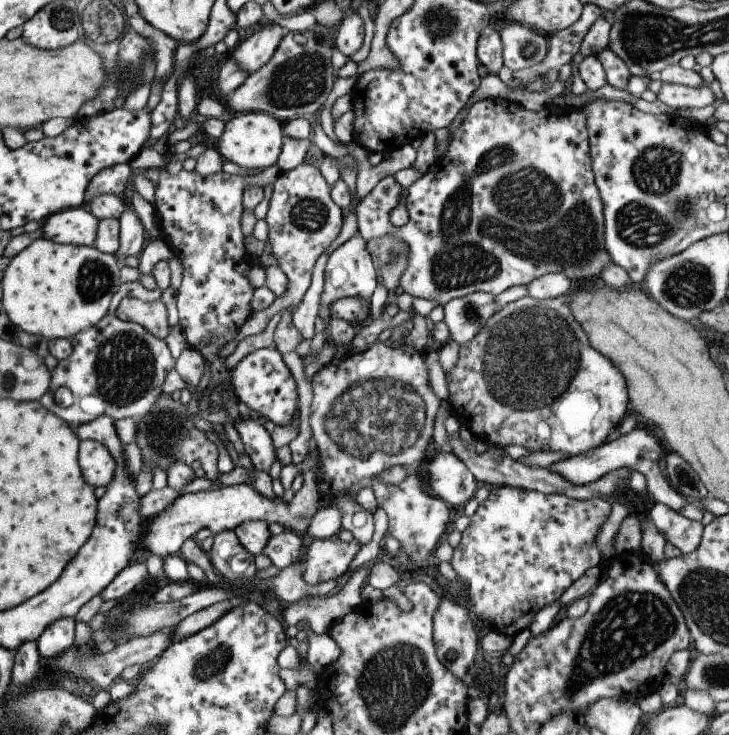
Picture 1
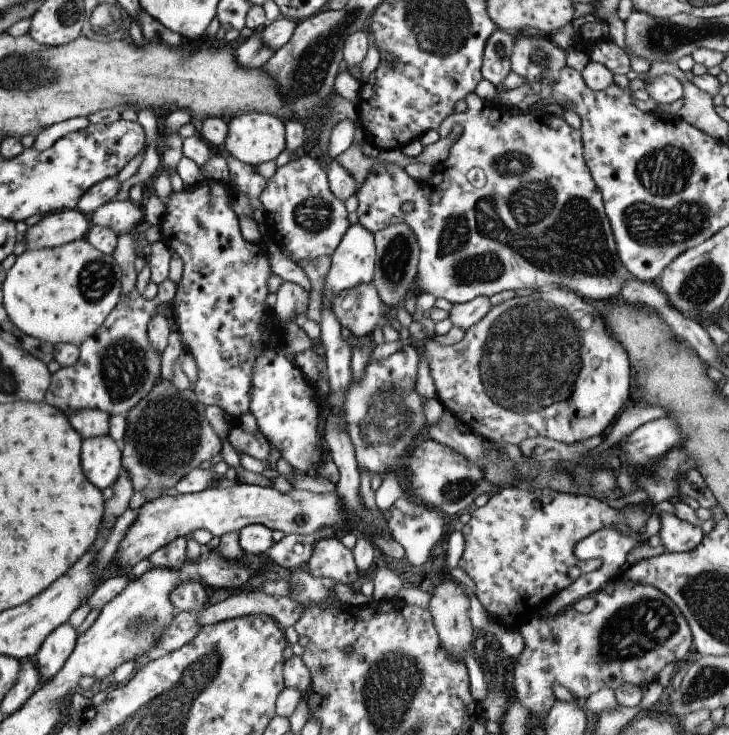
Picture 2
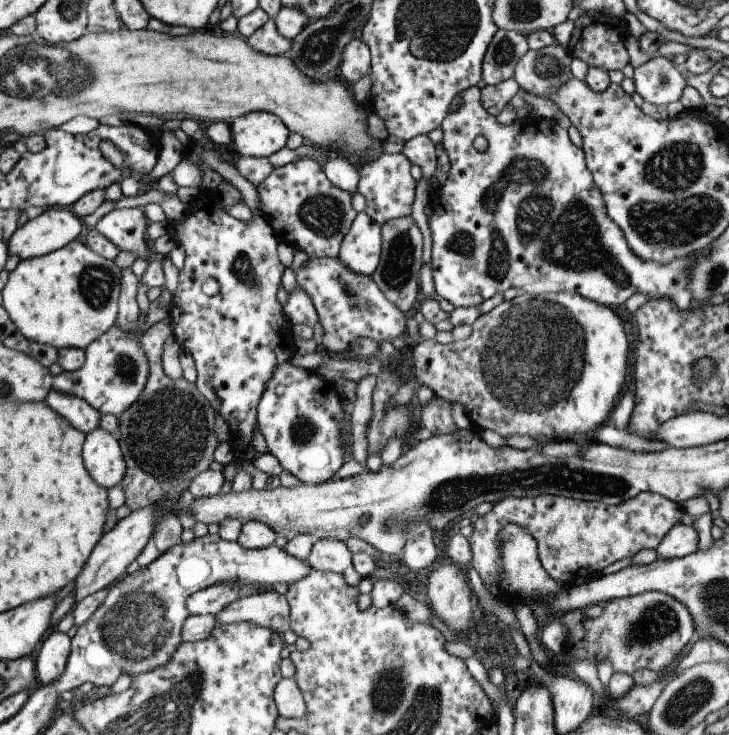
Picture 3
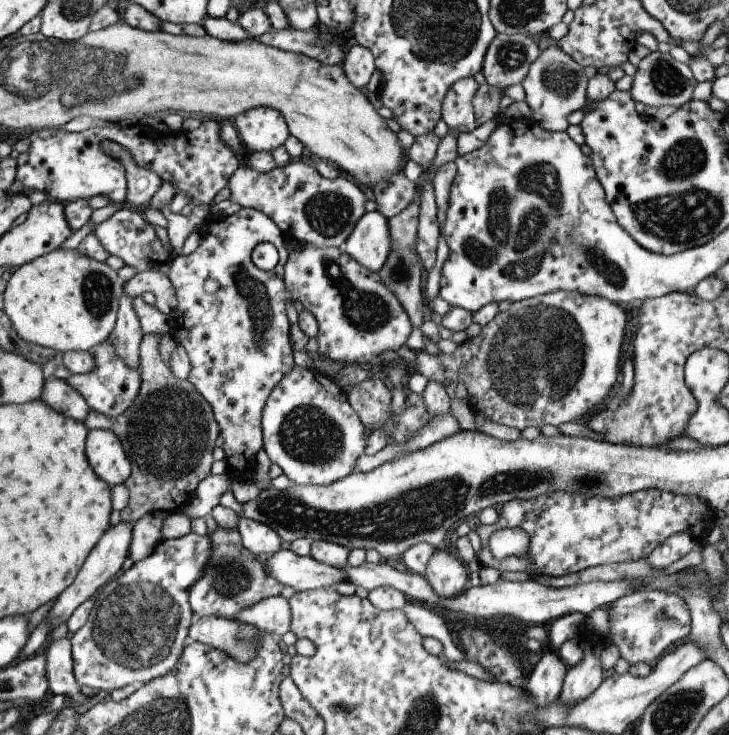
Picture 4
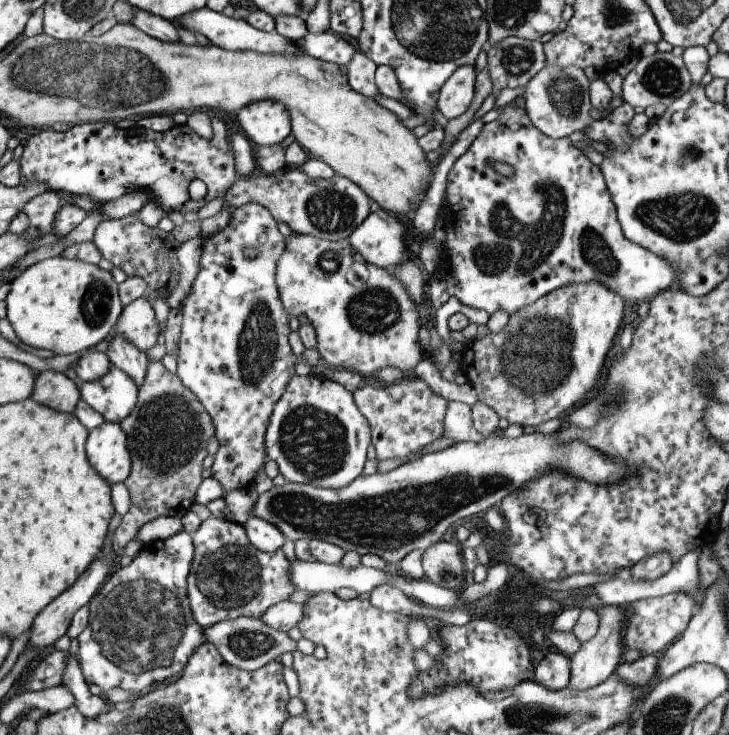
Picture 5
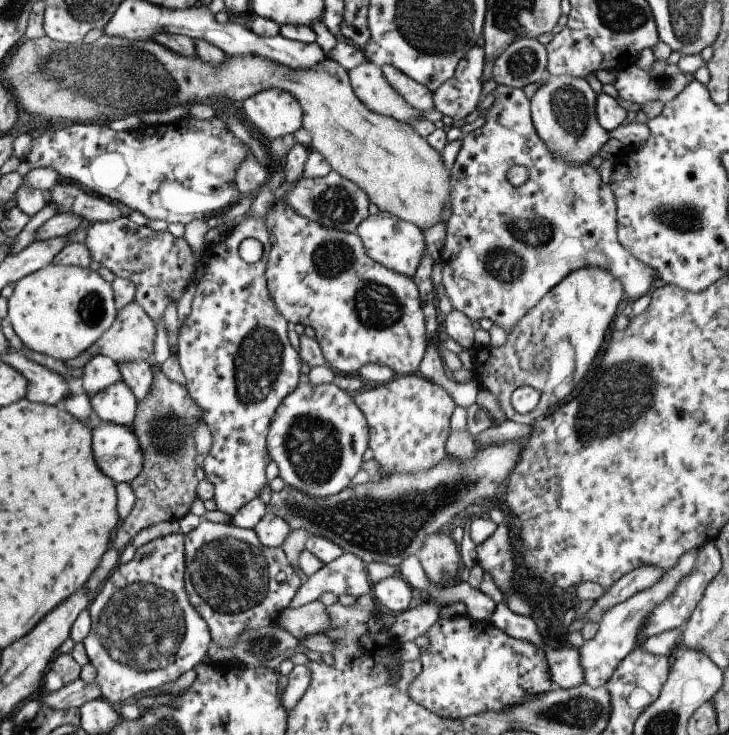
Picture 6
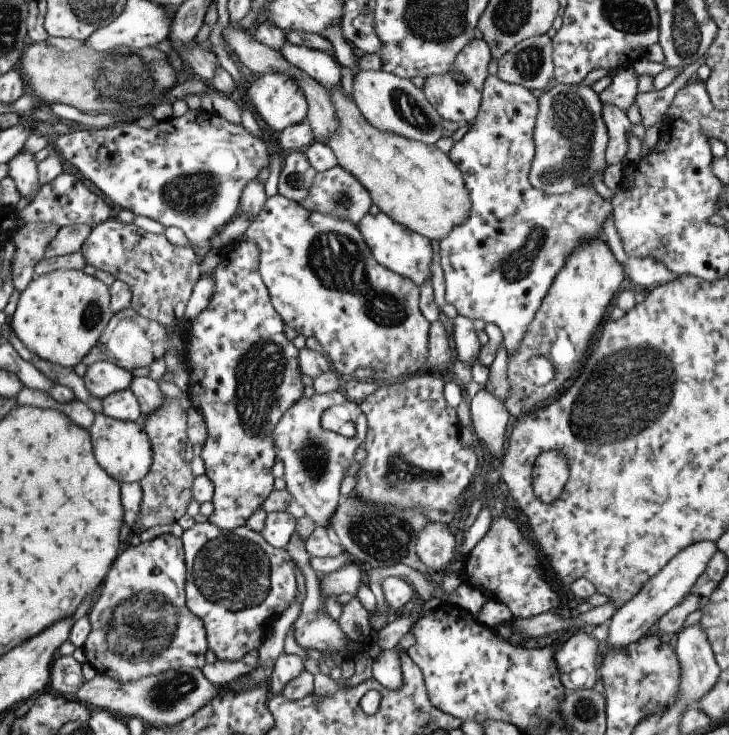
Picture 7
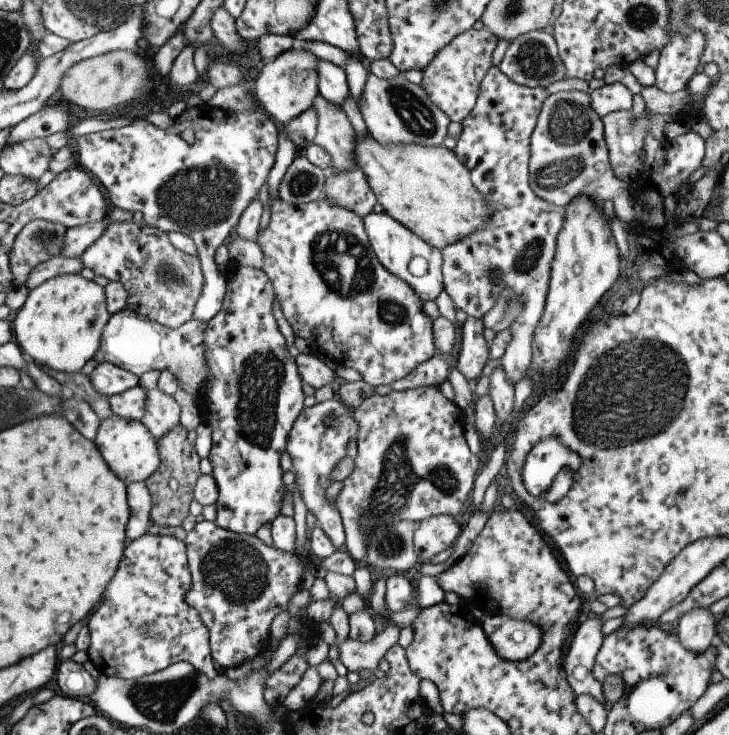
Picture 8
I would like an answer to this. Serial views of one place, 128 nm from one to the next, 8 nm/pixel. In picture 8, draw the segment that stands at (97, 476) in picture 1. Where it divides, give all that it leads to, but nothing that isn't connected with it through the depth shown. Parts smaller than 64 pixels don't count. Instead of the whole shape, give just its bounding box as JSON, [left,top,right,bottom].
[94,414,160,486]

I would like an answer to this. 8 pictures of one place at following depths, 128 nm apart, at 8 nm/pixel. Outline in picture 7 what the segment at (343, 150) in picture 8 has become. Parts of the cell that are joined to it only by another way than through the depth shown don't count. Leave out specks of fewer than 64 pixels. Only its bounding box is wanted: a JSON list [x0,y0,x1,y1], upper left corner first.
[222,25,339,141]

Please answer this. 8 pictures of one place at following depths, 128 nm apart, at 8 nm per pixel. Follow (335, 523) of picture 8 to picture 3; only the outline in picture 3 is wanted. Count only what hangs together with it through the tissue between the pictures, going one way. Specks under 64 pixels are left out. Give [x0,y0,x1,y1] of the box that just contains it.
[257,361,351,485]

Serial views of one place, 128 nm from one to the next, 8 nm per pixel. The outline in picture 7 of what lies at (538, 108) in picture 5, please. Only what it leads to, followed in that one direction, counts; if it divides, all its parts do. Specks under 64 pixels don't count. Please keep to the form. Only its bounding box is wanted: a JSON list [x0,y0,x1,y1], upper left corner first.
[529,85,609,195]

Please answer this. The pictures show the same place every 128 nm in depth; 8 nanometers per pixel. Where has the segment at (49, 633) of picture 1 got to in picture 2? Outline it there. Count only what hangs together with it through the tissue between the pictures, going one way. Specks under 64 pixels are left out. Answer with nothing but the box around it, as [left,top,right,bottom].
[33,622,77,679]

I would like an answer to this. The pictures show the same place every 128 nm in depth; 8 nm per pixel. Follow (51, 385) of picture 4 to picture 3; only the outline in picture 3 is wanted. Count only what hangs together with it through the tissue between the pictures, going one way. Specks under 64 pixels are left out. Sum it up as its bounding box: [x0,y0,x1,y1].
[45,388,101,434]

